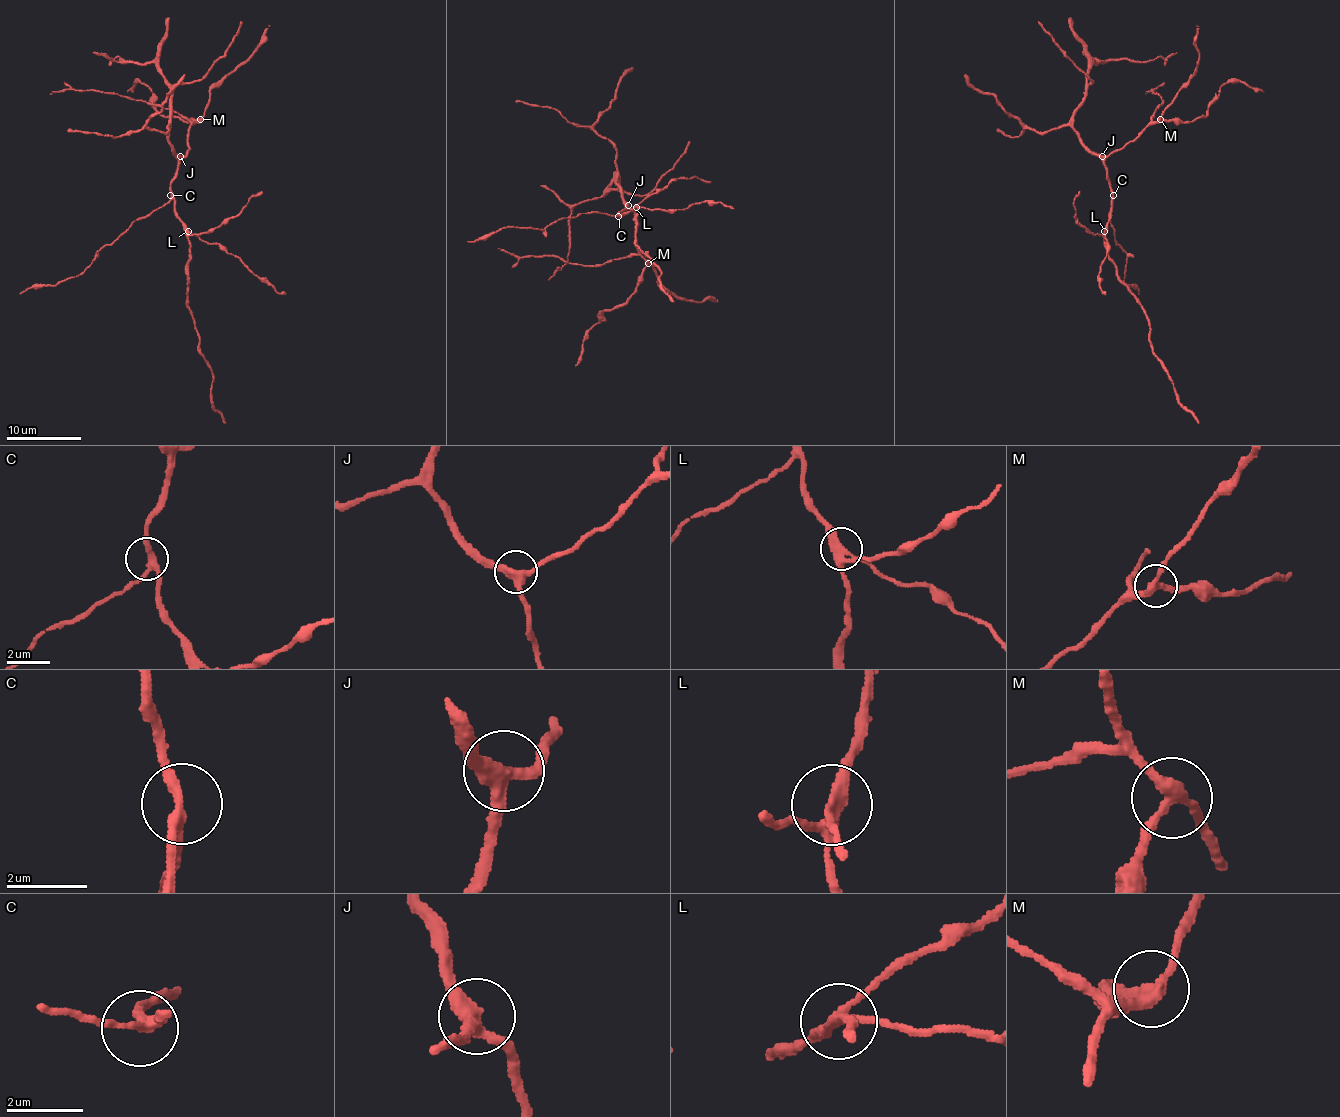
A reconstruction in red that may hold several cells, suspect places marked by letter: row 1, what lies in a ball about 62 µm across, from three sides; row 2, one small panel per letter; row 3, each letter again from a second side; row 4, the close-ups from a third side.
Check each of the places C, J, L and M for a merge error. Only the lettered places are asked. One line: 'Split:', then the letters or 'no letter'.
Split: L, M

